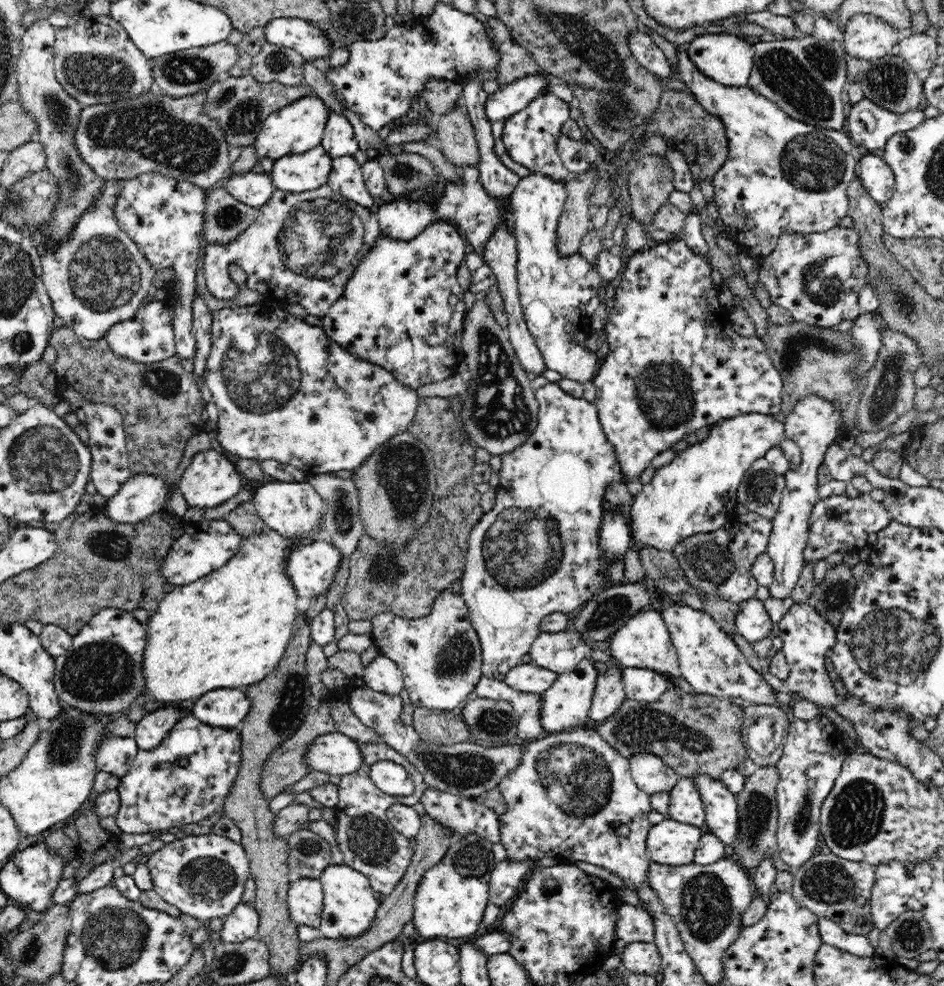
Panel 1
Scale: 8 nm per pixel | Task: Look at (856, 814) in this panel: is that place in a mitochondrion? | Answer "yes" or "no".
yes

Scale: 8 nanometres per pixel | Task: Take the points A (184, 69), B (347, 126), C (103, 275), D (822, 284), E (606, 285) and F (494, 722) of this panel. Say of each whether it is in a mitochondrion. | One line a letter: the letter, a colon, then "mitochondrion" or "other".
A: mitochondrion
B: other
C: mitochondrion
D: mitochondrion
E: other
F: mitochondrion

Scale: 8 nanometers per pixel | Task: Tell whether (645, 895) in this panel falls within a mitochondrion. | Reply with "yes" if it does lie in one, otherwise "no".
no

